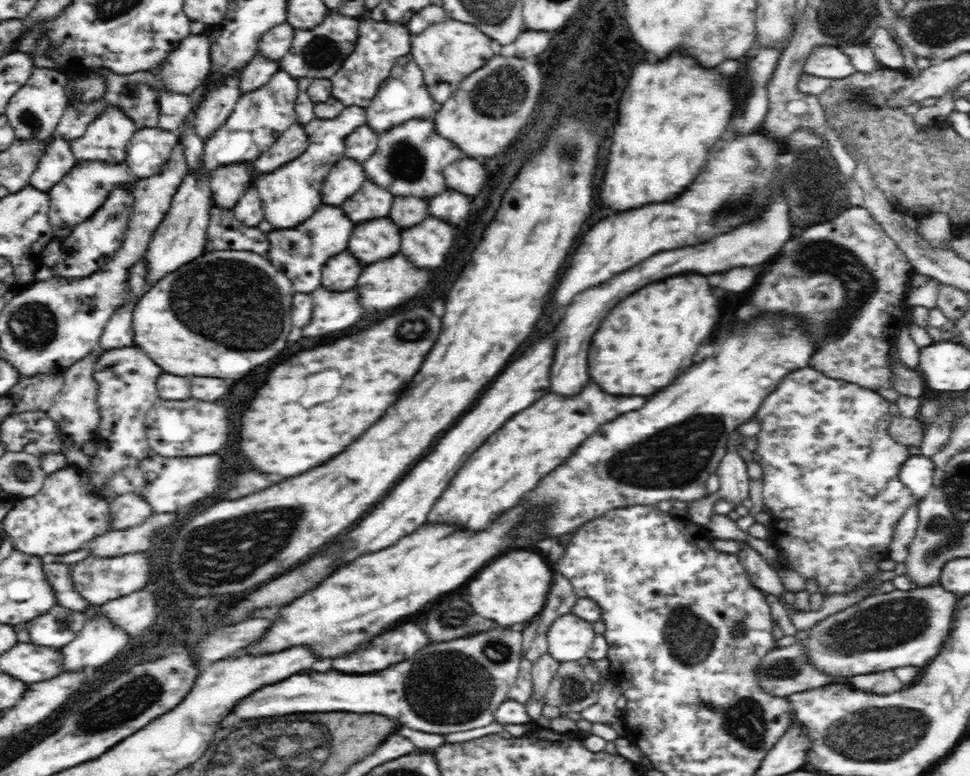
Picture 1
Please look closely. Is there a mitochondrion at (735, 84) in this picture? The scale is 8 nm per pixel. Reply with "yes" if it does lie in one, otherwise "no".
no

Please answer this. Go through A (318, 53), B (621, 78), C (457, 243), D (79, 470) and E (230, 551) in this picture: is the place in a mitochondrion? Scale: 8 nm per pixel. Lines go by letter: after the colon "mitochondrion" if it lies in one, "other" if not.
A: mitochondrion
B: other
C: other
D: other
E: mitochondrion

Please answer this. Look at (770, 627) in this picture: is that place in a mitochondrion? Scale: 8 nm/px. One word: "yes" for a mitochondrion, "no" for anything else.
no

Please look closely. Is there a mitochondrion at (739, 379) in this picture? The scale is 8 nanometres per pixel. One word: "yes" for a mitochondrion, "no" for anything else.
no

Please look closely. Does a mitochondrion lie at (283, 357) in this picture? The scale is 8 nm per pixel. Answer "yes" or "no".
no

